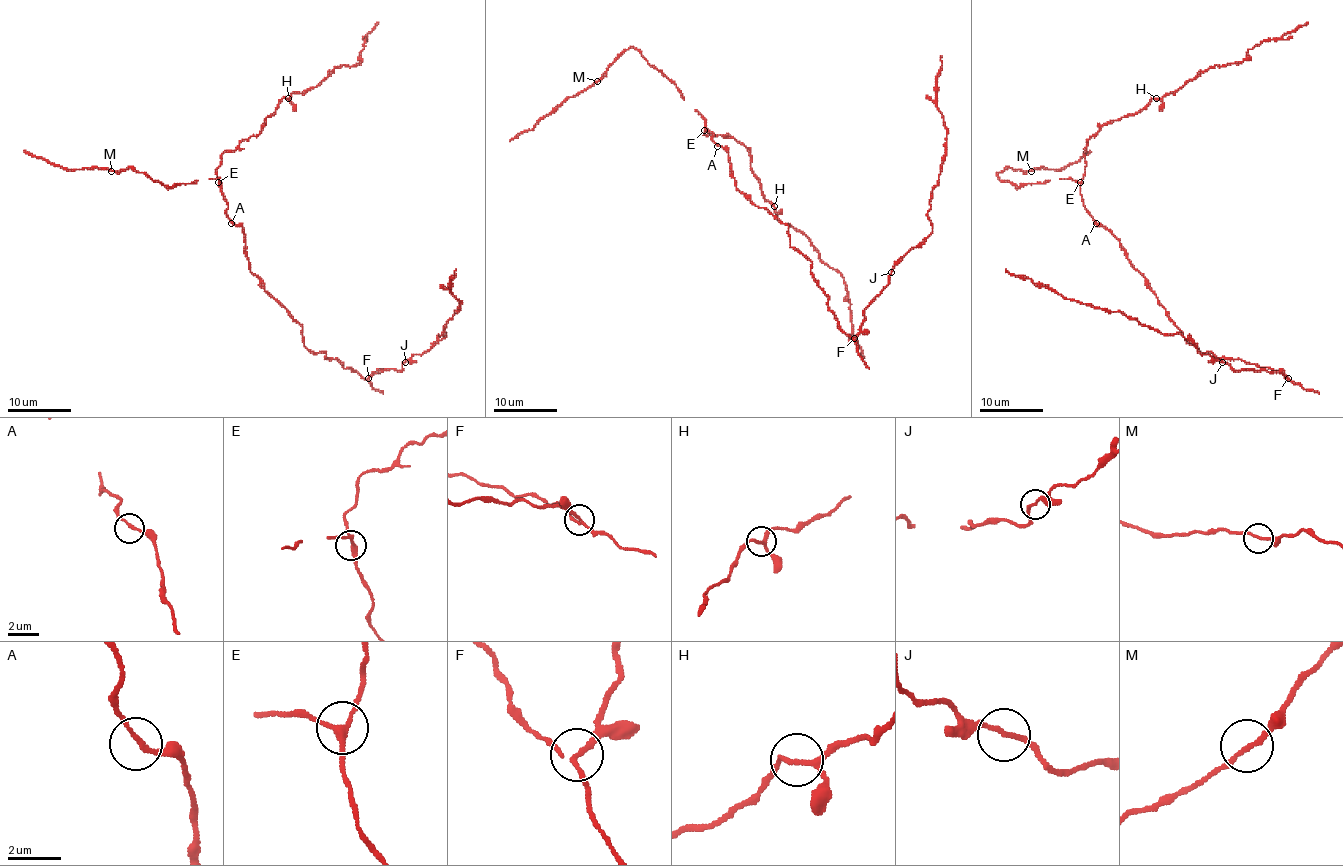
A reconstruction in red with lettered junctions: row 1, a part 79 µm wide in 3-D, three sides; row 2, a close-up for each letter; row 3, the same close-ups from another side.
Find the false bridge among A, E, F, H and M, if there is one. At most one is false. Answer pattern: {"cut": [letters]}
{"cut": ["F"]}

